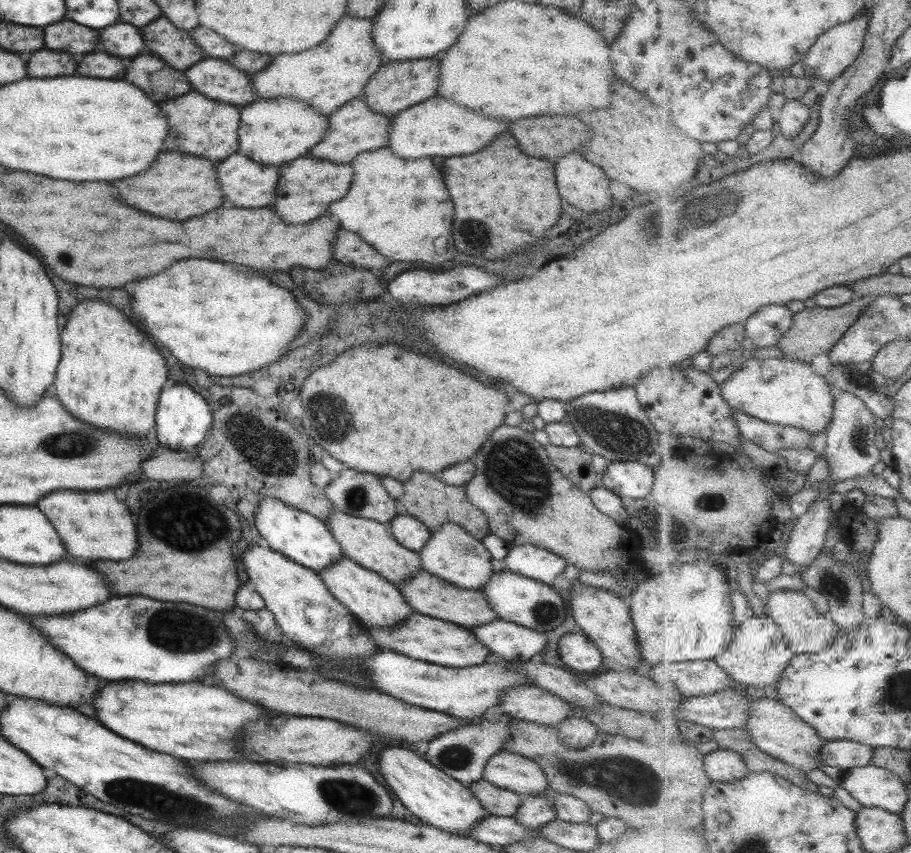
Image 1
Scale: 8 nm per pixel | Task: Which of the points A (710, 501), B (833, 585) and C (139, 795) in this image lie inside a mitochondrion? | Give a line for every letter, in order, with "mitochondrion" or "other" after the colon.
A: mitochondrion
B: mitochondrion
C: mitochondrion

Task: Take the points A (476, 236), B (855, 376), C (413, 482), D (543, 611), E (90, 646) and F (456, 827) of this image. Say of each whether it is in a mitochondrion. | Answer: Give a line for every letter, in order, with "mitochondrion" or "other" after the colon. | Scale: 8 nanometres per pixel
A: mitochondrion
B: mitochondrion
C: other
D: mitochondrion
E: other
F: other

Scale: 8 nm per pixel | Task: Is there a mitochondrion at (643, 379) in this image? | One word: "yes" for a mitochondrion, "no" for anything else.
no

